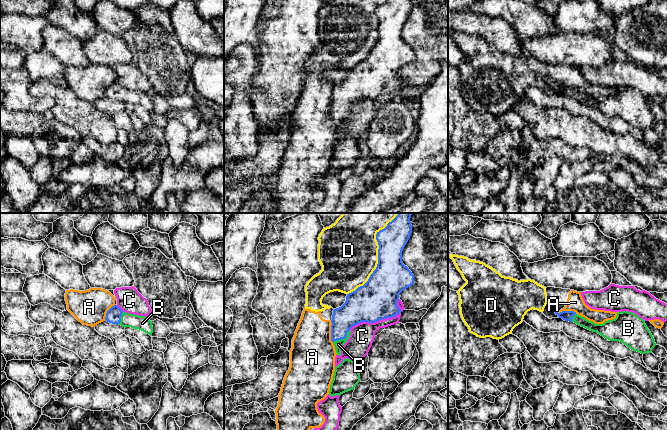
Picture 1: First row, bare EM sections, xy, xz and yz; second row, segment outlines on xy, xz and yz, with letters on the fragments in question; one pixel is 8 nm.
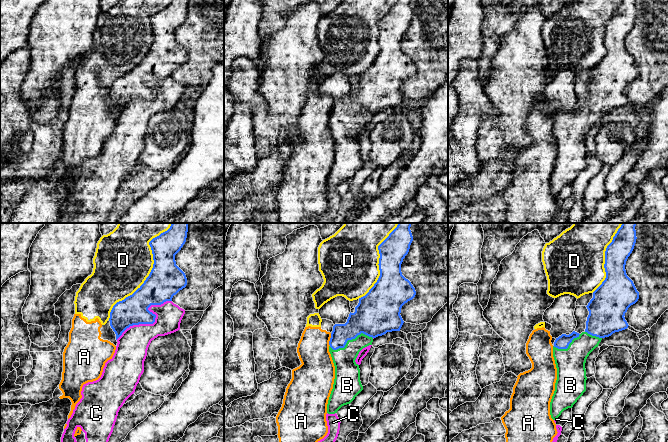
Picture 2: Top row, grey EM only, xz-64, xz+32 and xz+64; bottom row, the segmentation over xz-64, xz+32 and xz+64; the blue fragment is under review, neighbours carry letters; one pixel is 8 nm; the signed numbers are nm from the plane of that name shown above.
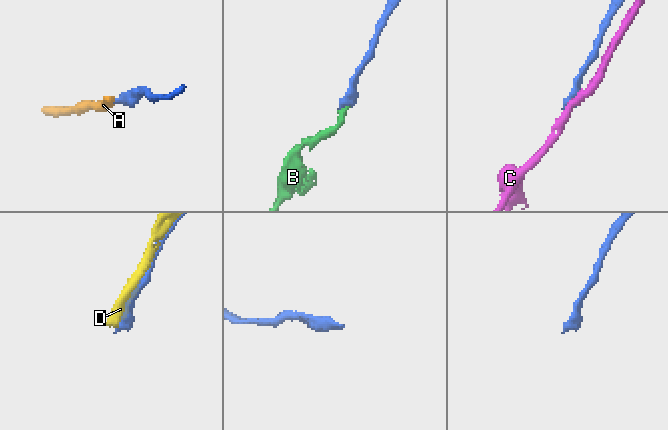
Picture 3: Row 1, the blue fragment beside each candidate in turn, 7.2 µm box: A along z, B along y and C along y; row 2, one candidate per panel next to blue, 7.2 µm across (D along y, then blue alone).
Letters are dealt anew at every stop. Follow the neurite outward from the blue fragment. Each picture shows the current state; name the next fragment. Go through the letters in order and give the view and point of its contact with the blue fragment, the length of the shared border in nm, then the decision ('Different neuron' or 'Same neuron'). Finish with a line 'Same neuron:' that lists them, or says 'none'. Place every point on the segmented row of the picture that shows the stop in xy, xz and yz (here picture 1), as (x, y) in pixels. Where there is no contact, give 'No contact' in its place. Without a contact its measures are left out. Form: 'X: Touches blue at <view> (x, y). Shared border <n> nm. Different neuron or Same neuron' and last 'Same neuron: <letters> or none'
A: Touches blue at xz (331, 332). Shared border 180 nm. Different neuron
B: Touches blue at xz (343, 338). Shared border 170 nm. Same neuron
C: Touches blue at xz (381, 319). Shared border 480 nm. Different neuron
D: Touches blue at xz (378, 256). Shared border 750 nm. Different neuron
Same neuron: B

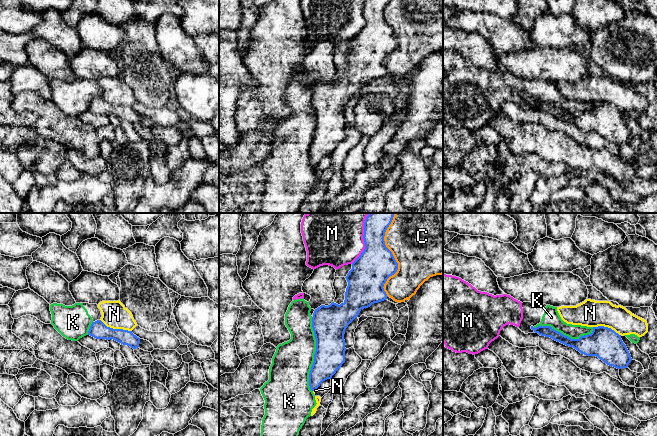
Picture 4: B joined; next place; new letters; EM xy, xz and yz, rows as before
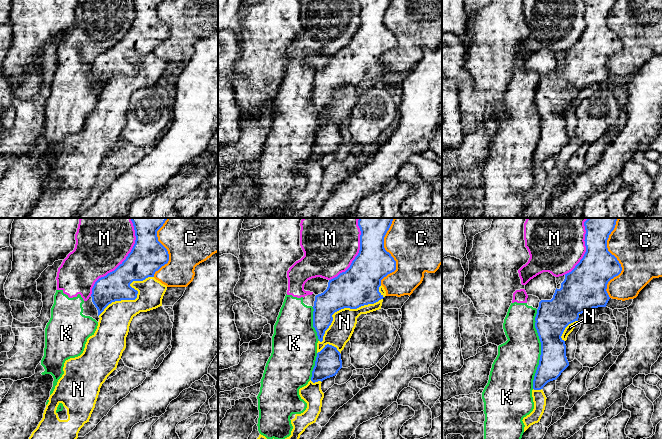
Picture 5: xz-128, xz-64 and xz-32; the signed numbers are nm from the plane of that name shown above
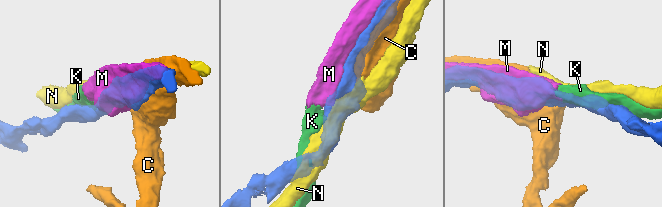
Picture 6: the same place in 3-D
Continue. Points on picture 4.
C: Touches blue at xz (392, 255). Shared border 700 nm. Different neuron
K: Touches blue at xz (314, 354). Shared border 600 nm. Different neuron
M: Touches blue at xz (363, 238). Shared border 440 nm. Different neuron
N: Touches blue at xy (116, 329). Shared border 280 nm. Different neuron
Same neuron: none

